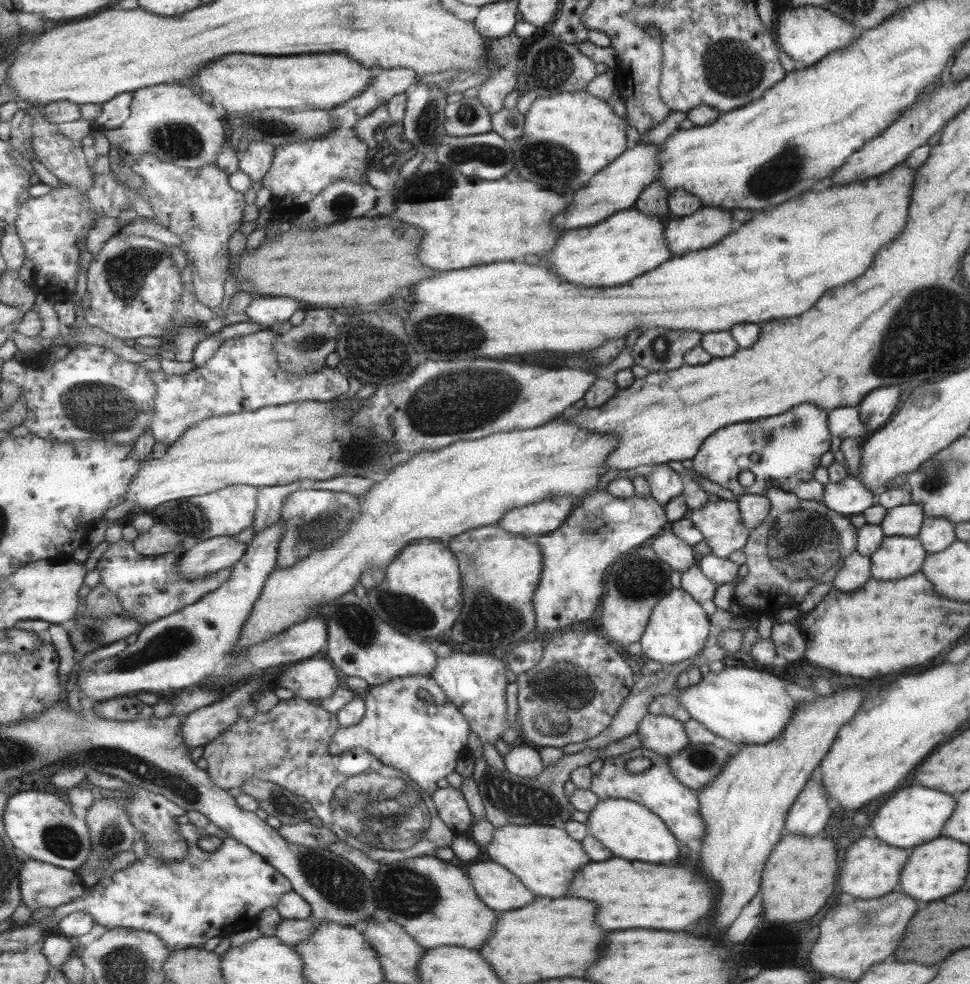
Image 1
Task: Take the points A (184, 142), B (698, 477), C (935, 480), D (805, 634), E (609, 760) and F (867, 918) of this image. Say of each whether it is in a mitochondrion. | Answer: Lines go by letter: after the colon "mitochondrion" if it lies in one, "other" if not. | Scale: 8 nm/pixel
A: mitochondrion
B: other
C: mitochondrion
D: other
E: other
F: mitochondrion

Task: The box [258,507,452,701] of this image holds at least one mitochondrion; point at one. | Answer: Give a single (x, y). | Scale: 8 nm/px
(411, 614)

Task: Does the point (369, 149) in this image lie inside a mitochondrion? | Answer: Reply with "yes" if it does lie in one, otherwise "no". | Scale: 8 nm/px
no

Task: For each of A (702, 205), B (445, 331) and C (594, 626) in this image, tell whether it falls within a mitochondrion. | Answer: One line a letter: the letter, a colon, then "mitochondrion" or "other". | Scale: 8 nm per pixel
A: other
B: mitochondrion
C: other

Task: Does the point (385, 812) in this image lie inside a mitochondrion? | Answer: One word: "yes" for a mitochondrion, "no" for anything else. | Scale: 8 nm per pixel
yes

